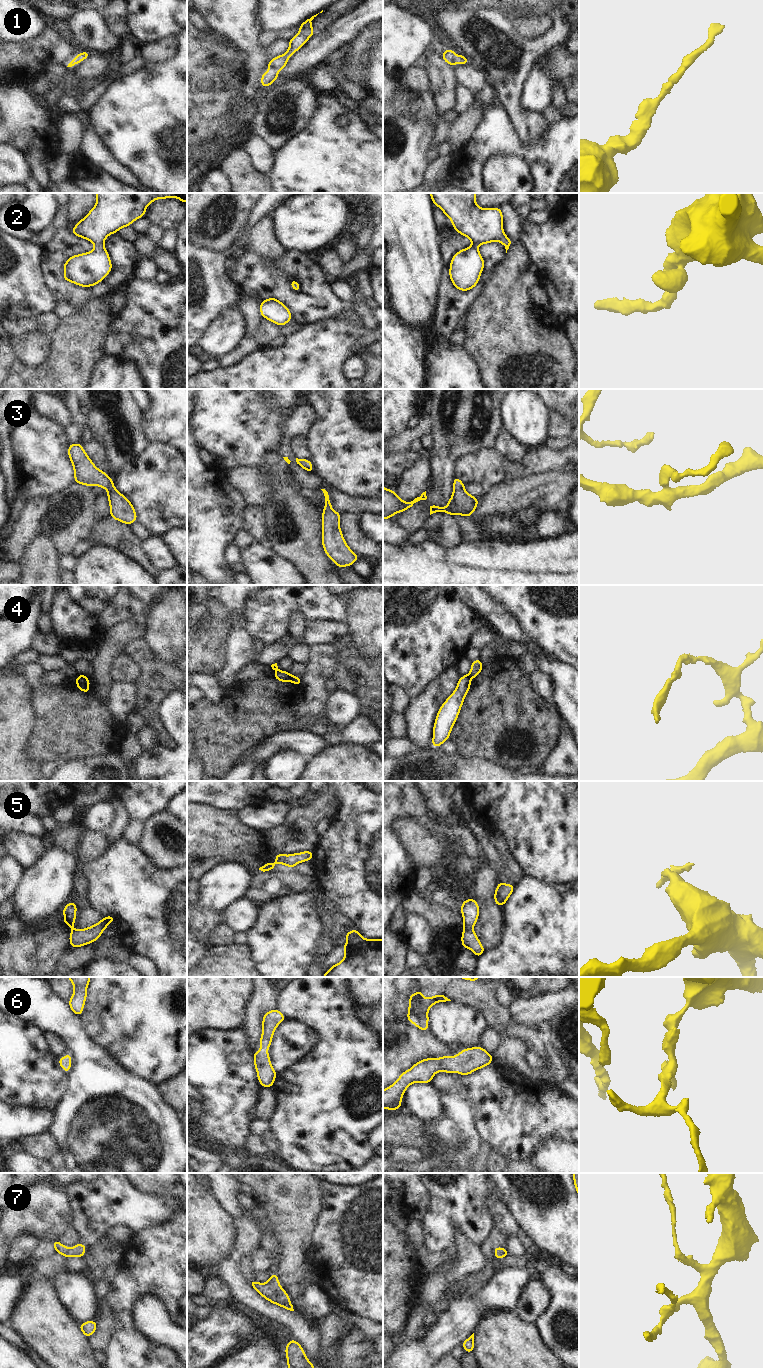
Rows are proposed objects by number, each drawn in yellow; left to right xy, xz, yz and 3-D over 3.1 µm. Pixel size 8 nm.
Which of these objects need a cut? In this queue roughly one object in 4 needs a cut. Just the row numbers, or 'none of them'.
4, 5

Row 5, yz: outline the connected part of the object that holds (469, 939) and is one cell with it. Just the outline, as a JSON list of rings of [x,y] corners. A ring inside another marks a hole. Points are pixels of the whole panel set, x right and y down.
[[[463,929],[461,943],[463,948],[470,949],[477,958],[485,952],[483,945],[473,929]]]

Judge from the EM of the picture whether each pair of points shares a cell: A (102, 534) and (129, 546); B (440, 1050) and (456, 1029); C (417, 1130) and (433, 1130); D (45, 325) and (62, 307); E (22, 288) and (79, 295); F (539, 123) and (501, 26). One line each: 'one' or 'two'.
A: one
B: two
C: two
D: two
E: two
F: one

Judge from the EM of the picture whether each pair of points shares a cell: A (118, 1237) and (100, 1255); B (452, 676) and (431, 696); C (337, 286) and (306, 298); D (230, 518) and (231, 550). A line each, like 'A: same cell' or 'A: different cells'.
A: same cell
B: same cell
C: different cells
D: different cells

